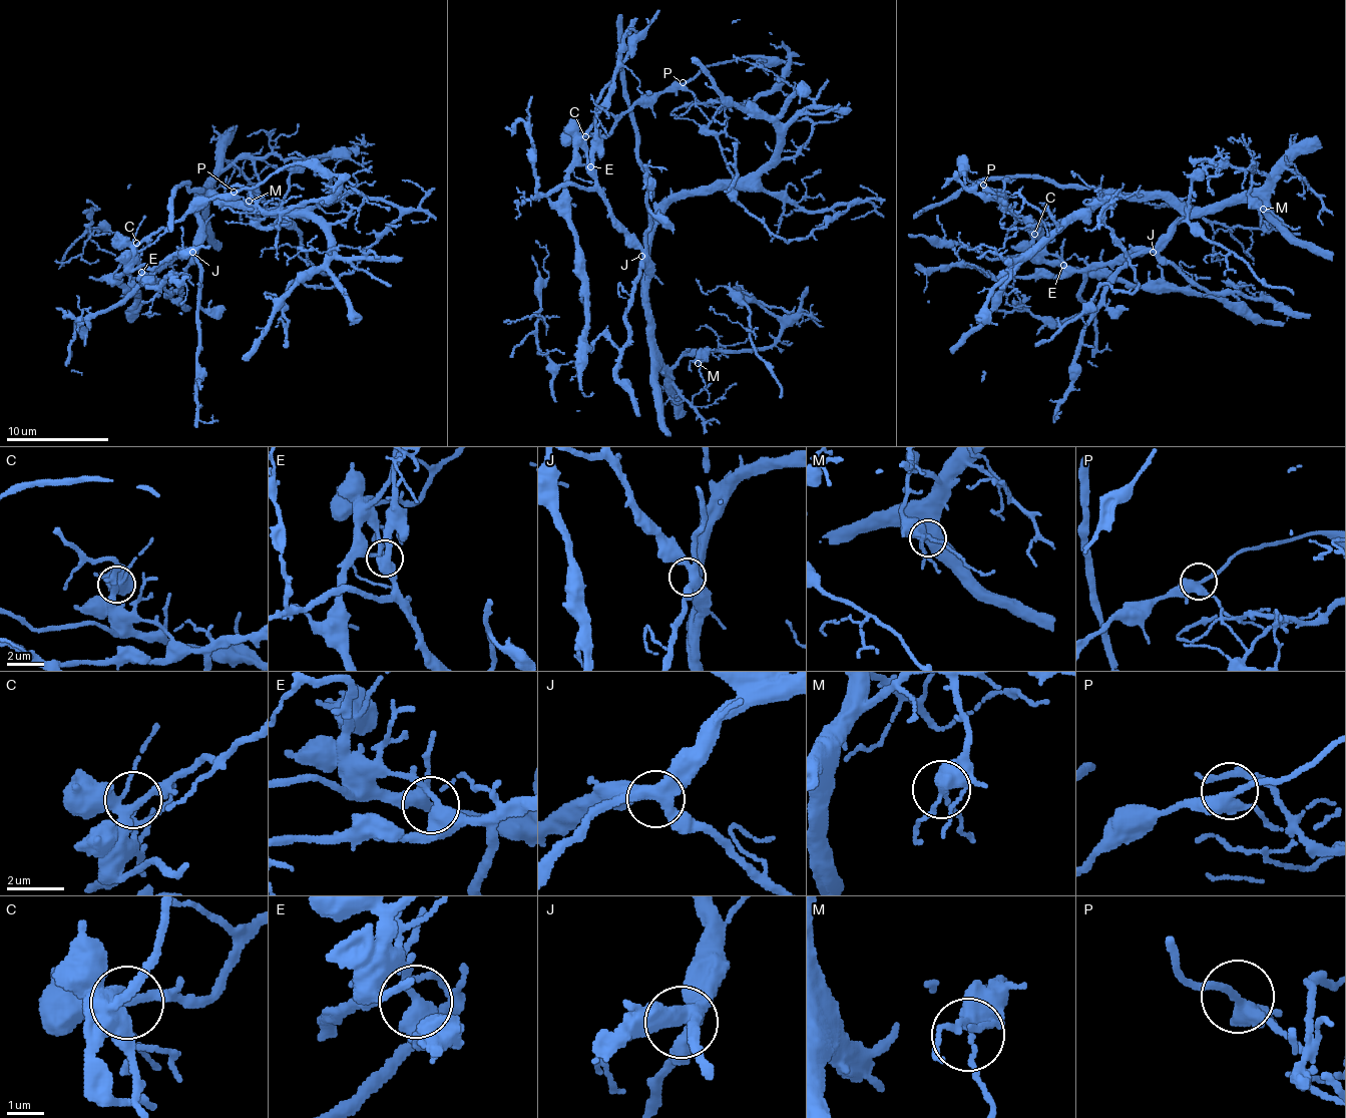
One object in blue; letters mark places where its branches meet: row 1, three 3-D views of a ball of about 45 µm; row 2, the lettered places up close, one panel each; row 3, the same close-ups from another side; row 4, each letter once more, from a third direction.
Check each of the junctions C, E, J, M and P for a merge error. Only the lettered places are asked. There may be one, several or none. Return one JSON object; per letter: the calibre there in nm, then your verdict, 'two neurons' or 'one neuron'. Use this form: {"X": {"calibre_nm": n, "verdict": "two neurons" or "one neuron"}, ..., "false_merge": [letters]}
{"C": {"calibre_nm": 280, "verdict": "one neuron"}, "E": {"calibre_nm": 360, "verdict": "one neuron"}, "J": {"calibre_nm": 400, "verdict": "one neuron"}, "M": {"calibre_nm": 320, "verdict": "one neuron"}, "P": {"calibre_nm": 360, "verdict": "one neuron"}, "false_merge": []}

